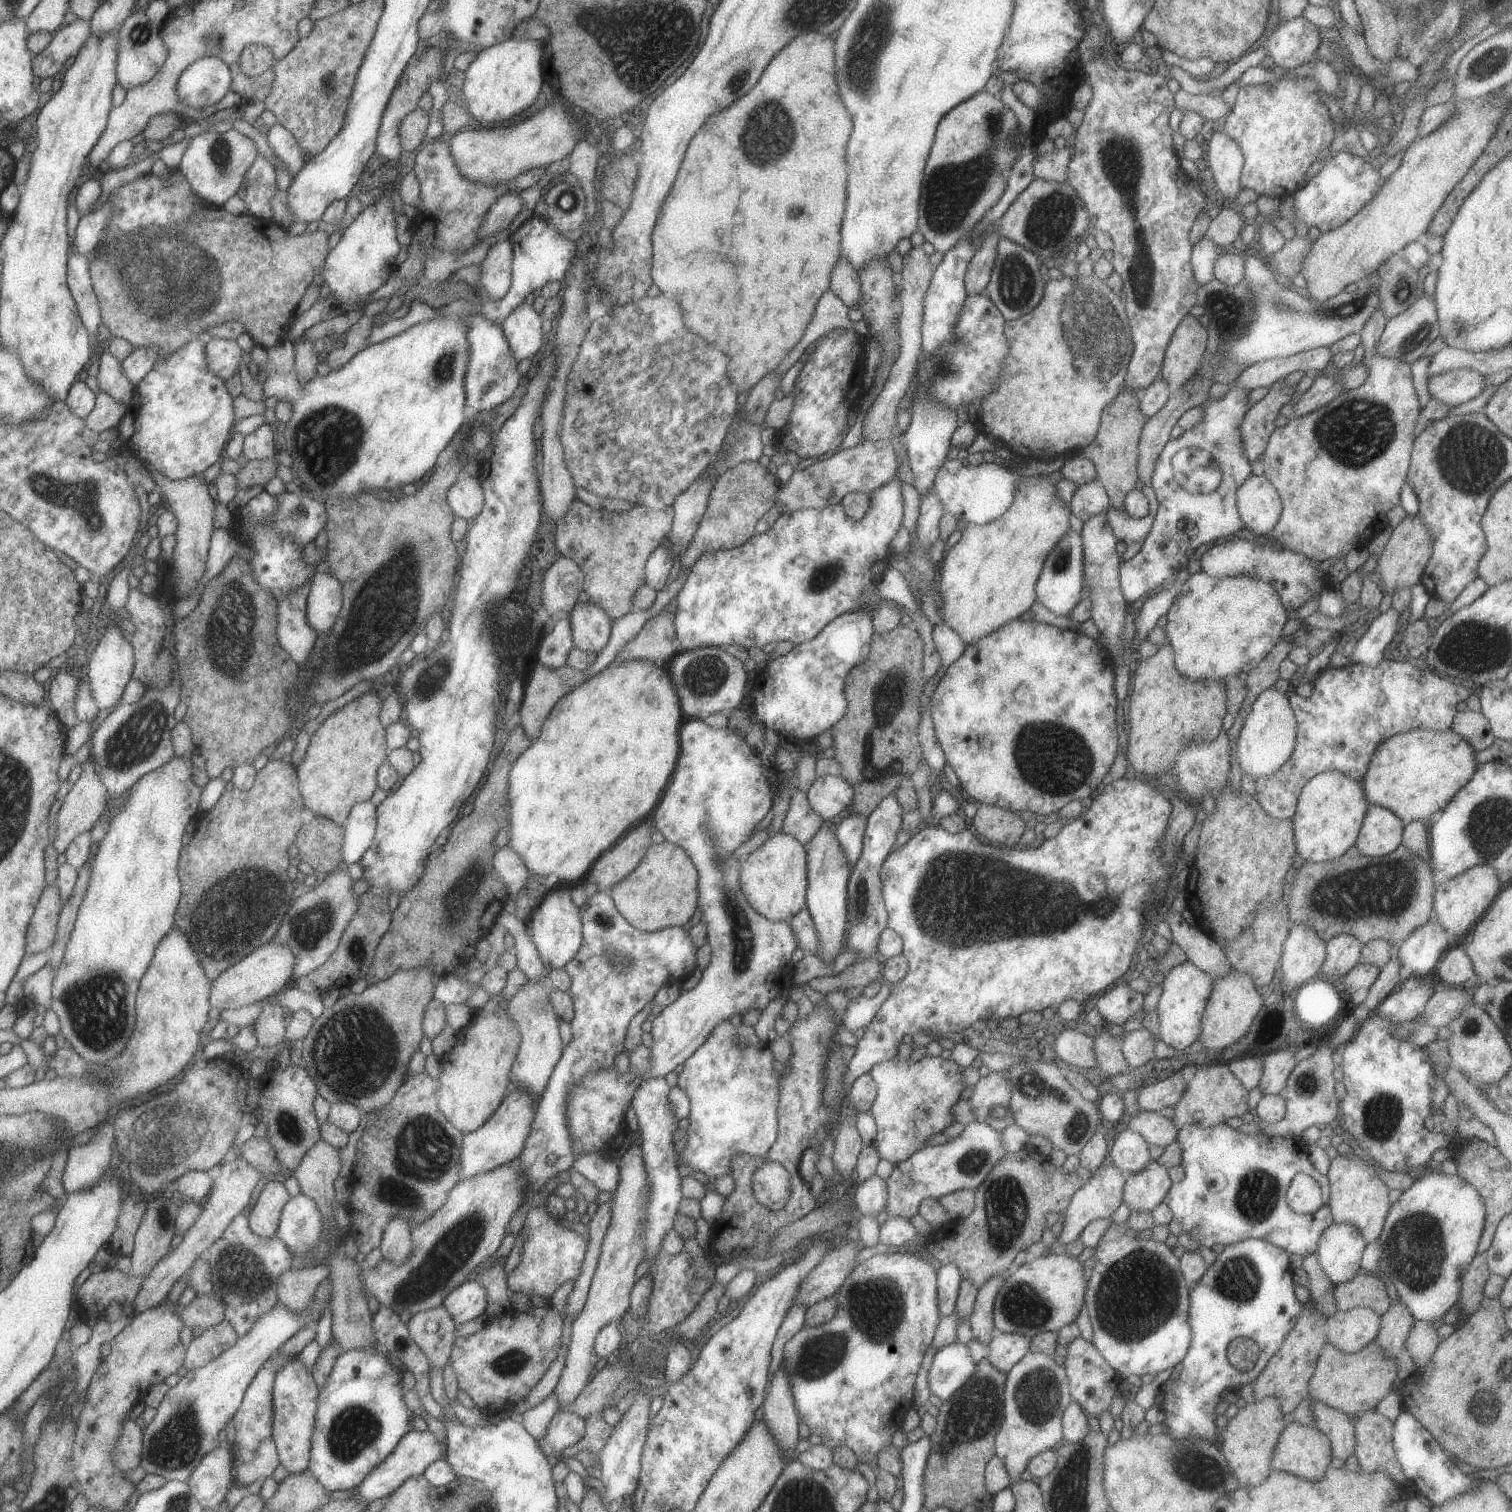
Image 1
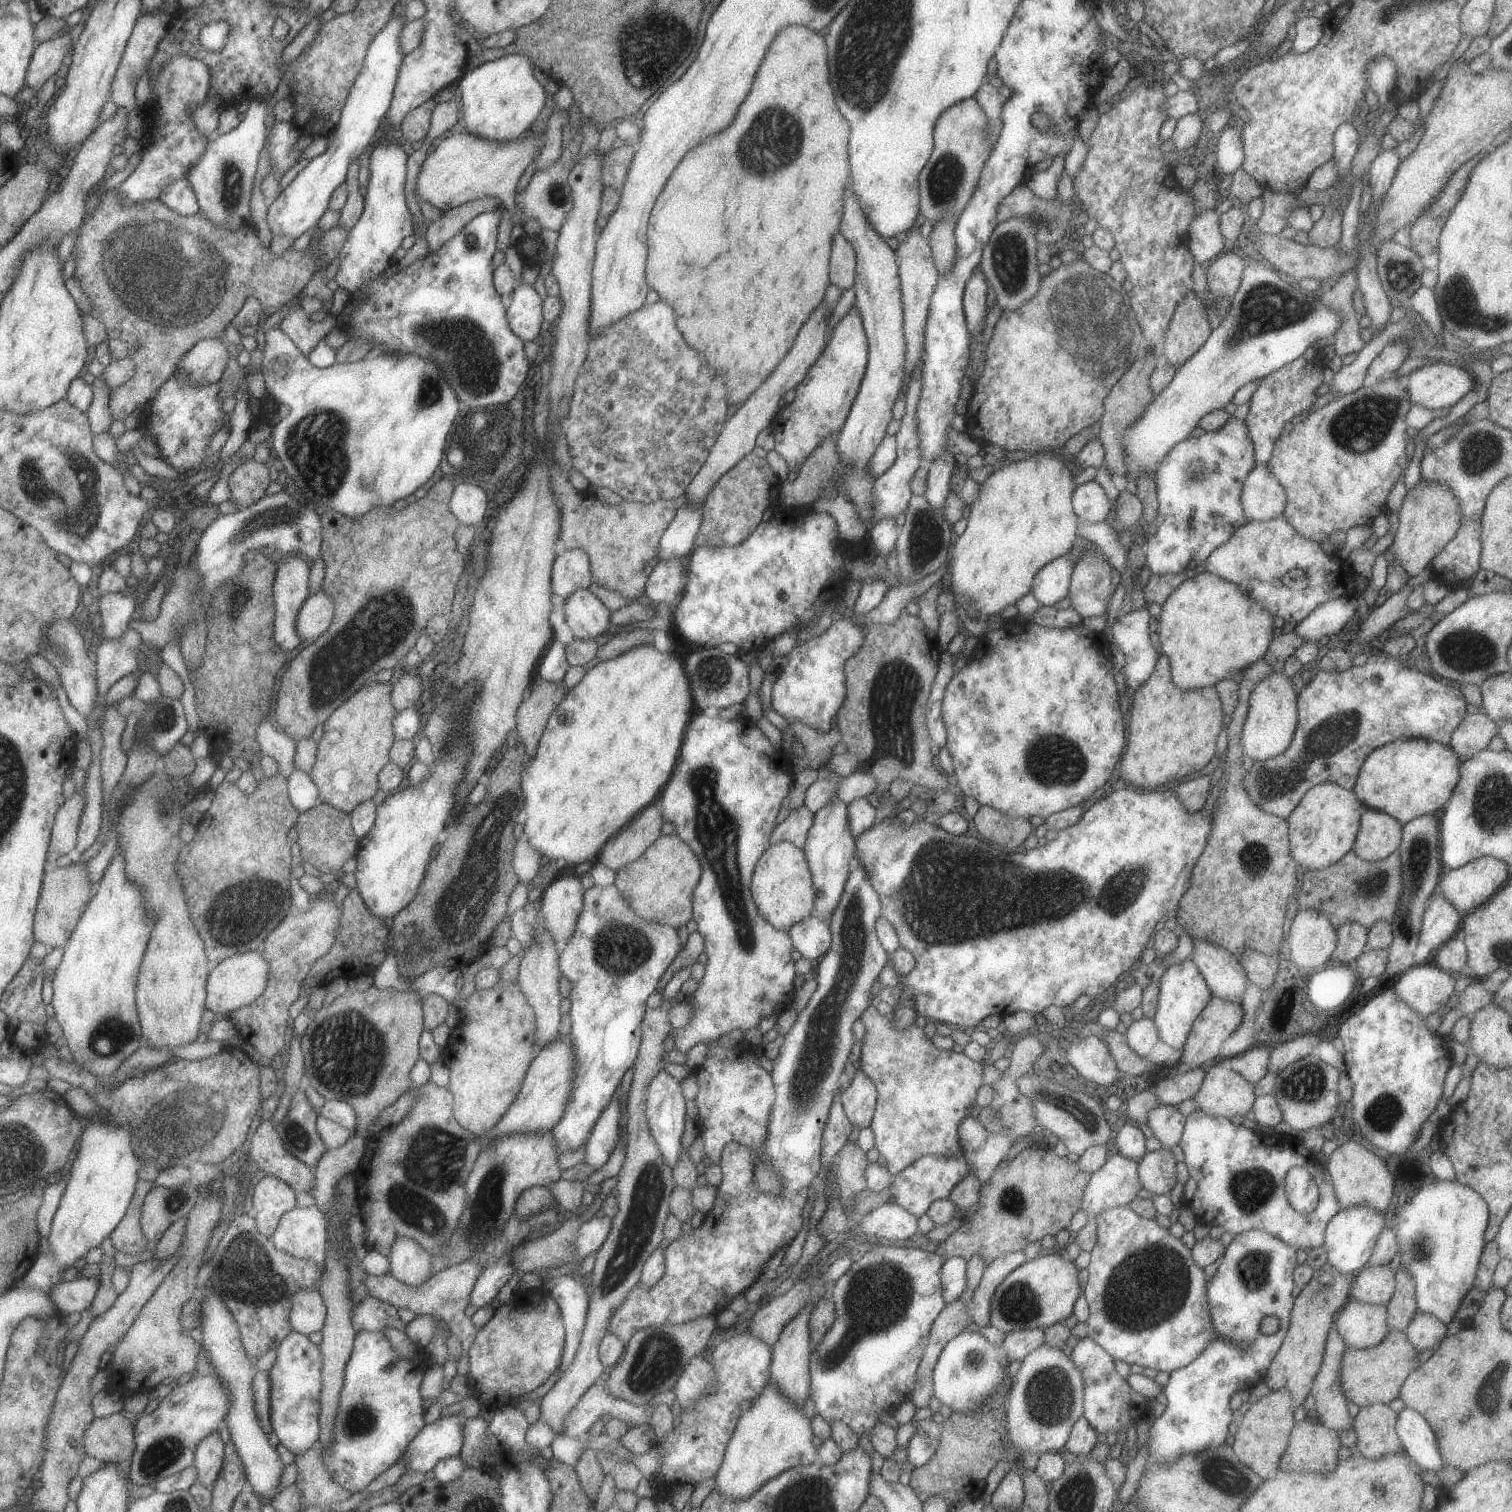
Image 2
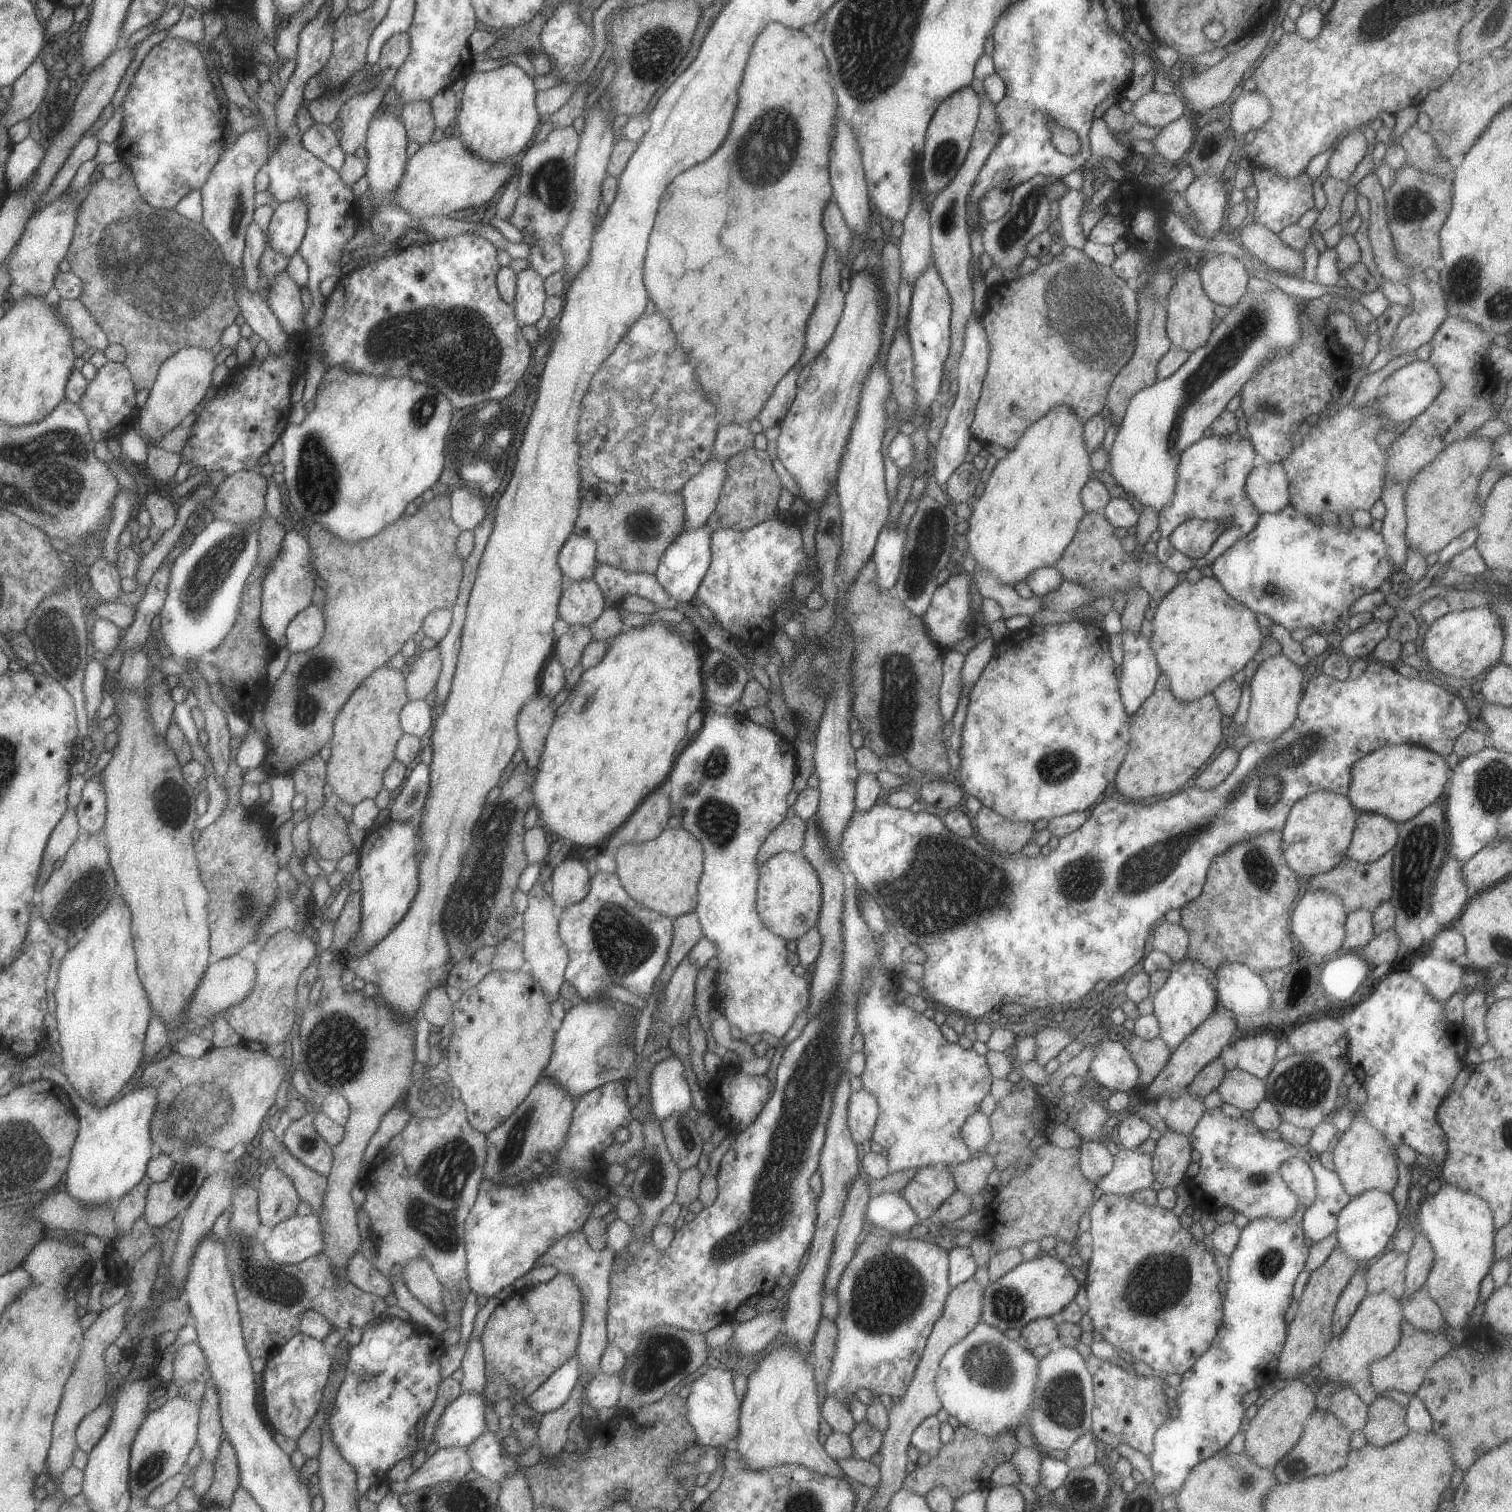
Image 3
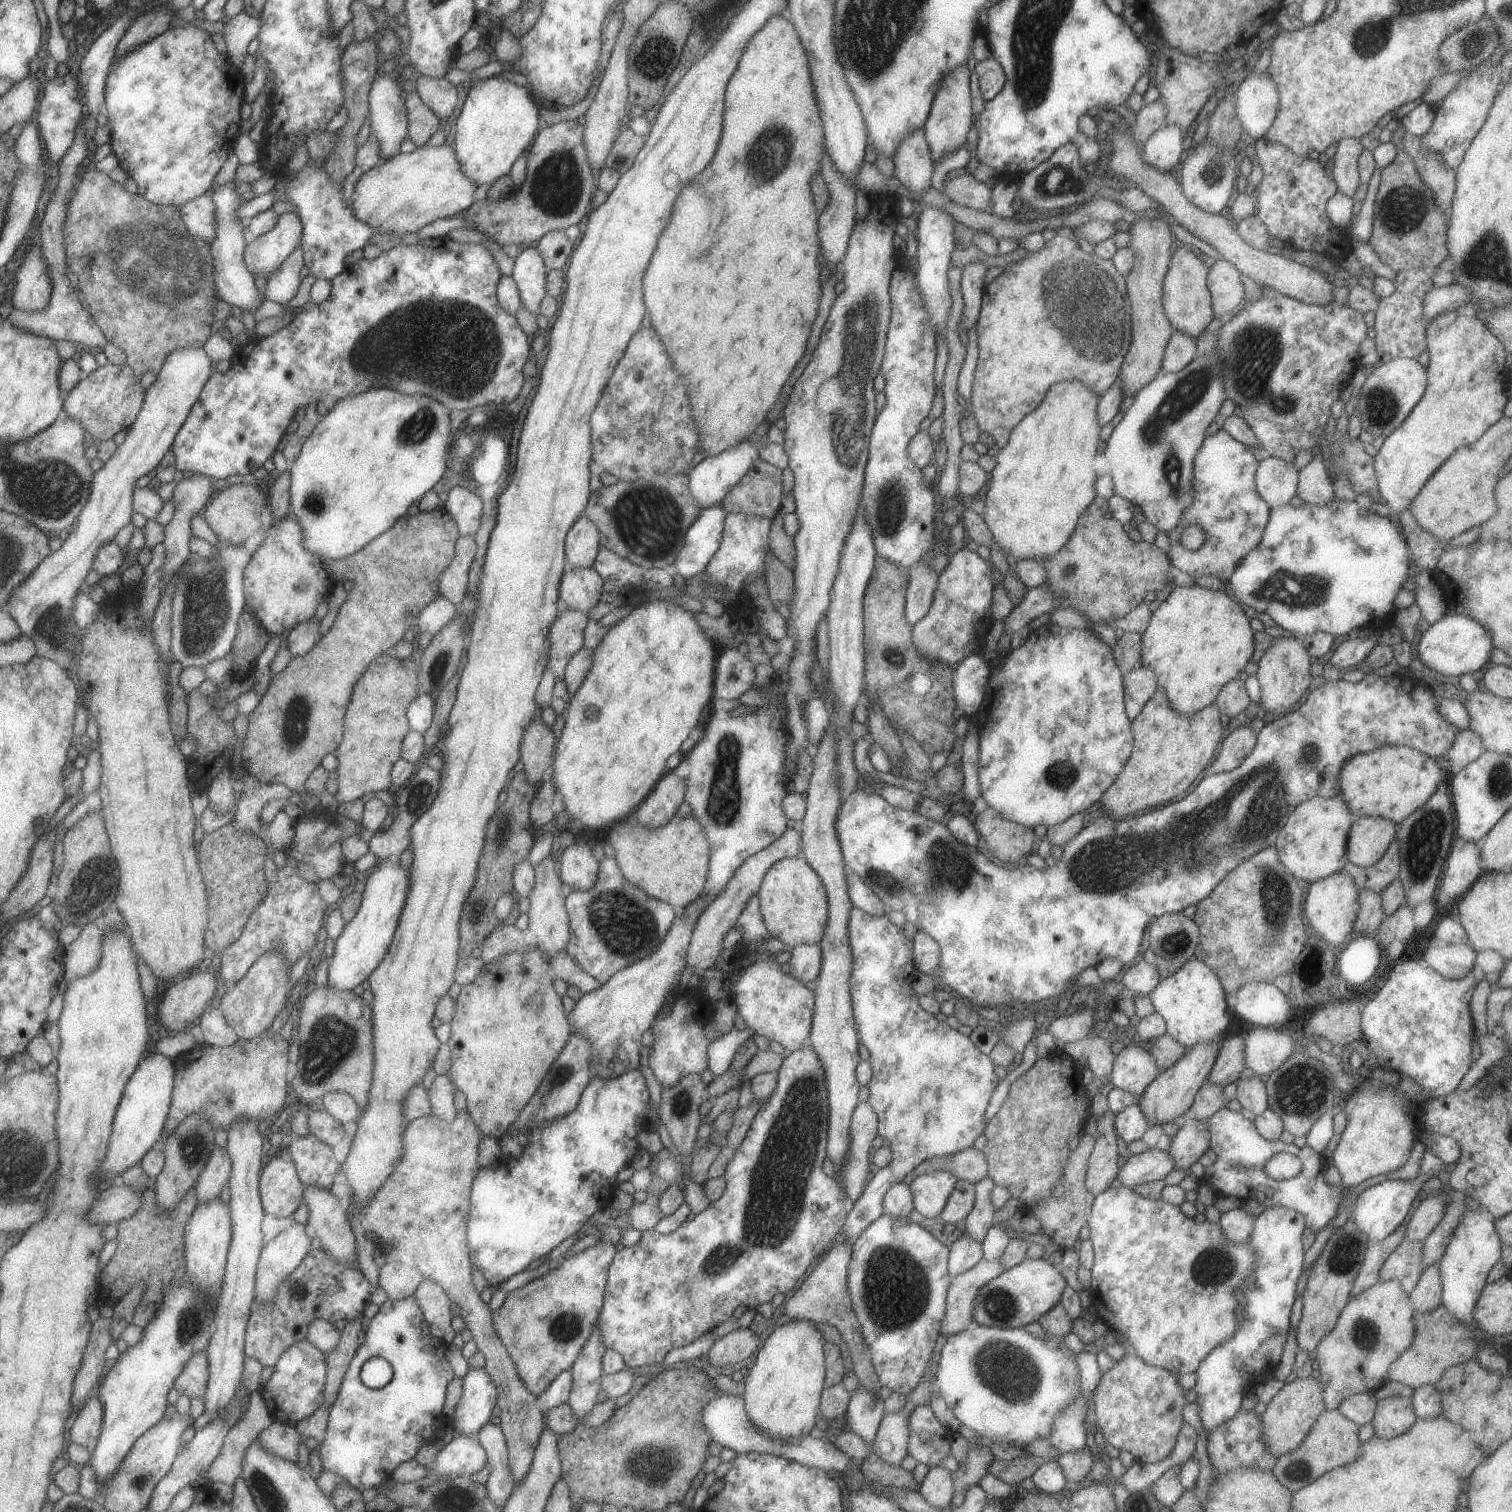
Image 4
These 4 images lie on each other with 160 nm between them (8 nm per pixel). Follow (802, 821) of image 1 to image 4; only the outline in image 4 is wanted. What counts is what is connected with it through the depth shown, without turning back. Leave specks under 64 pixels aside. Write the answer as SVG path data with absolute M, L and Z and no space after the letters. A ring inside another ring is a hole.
M798 826L797 828L786 830L780 838L777 838L759 853L749 856L735 870L728 886L708 903L707 908L700 915L690 941L689 951L687 952L687 966L692 965L692 968L695 968L695 971L700 976L706 972L706 969L715 966L715 962L723 951L723 941L727 936L727 932L730 932L737 924L738 917L742 914L744 908L747 907L750 898L761 889L768 869L772 864L783 858L801 856L802 850L801 830Z

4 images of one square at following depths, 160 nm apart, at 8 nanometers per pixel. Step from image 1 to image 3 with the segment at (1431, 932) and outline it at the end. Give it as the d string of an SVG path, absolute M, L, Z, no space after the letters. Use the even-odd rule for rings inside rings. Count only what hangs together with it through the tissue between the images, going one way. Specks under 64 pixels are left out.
M1448 852L1435 878L1431 894L1431 914L1441 929L1451 926L1461 916L1470 899L1463 864Z

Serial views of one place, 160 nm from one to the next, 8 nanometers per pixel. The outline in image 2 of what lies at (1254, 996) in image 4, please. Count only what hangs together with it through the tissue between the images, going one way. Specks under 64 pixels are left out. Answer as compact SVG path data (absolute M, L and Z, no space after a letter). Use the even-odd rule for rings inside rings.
M1194 941L1193 953L1190 955L1206 979L1214 997L1236 1004L1242 1004L1246 986L1250 984L1243 964L1226 949L1206 941Z

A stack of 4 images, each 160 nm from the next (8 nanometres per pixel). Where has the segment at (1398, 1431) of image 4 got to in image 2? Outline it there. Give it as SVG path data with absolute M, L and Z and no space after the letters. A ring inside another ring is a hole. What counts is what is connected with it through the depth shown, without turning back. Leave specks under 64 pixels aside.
M1386 1403L1361 1407L1353 1426L1357 1434L1357 1448L1366 1458L1377 1459L1403 1450L1397 1433L1397 1412Z

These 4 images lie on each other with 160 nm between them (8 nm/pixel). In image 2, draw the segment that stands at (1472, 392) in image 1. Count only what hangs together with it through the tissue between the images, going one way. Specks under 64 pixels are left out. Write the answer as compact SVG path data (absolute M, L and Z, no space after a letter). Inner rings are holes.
M1435 361L1413 370L1404 380L1409 401L1424 408L1450 408L1472 390L1475 381L1464 368Z

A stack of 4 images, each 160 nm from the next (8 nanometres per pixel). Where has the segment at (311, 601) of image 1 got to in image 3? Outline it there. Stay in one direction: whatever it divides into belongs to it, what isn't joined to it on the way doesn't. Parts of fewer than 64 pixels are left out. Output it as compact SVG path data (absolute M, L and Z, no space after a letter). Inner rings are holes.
M311 604L299 612L287 628L287 648L292 653L299 653L314 648L325 633L325 614Z

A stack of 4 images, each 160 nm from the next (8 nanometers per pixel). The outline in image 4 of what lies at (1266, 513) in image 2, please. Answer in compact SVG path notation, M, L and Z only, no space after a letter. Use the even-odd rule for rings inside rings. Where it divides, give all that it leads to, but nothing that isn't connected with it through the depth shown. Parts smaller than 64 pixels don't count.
M1265 455L1259 462L1255 483L1260 496L1275 509L1289 503L1297 494L1299 470L1293 462Z

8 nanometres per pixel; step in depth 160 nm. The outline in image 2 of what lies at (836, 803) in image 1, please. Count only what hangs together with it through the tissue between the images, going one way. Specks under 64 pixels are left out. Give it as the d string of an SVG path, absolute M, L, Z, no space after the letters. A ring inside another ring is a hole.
M856 772L847 777L821 776L805 793L804 806L816 814L820 808L836 797L847 806L855 799L872 794L877 787L875 776L870 773Z

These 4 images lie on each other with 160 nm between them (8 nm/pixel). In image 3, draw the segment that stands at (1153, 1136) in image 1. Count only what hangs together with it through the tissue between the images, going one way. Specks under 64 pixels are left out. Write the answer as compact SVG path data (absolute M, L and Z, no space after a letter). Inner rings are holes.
M1182 1092L1170 1102L1170 1110L1164 1117L1169 1130L1189 1135L1203 1117L1204 1099Z

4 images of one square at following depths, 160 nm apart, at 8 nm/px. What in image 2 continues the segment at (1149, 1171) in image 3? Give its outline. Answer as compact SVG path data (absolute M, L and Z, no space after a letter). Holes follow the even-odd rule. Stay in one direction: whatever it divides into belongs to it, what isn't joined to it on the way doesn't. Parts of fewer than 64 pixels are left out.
M1118 1152L1091 1174L1080 1198L1080 1209L1090 1220L1096 1219L1107 1208L1130 1205L1142 1188L1139 1161Z

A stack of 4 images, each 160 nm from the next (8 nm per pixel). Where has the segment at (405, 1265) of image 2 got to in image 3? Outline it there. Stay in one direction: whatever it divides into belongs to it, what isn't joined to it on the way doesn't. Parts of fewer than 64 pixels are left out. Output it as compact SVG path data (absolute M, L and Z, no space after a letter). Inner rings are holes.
M425 1258L413 1259L404 1267L403 1280L408 1290L428 1310L435 1315L445 1316L447 1312L443 1303L445 1286Z

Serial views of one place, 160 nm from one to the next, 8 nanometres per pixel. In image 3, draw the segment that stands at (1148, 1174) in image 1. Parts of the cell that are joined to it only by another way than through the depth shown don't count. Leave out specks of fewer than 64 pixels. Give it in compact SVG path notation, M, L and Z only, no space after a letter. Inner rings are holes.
M1167 1130L1157 1141L1153 1171L1164 1187L1177 1187L1186 1177L1194 1150L1189 1135Z

